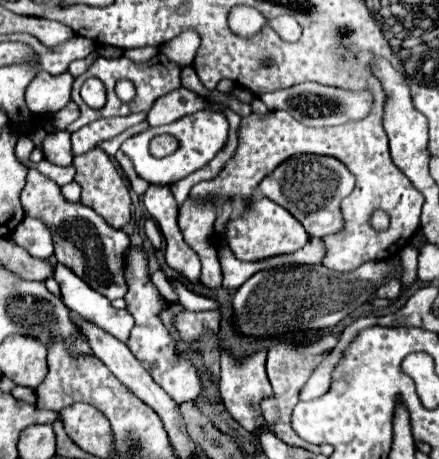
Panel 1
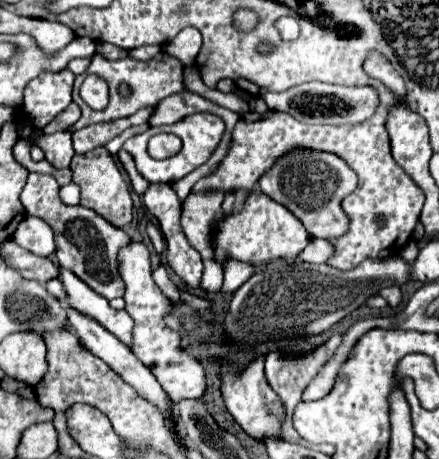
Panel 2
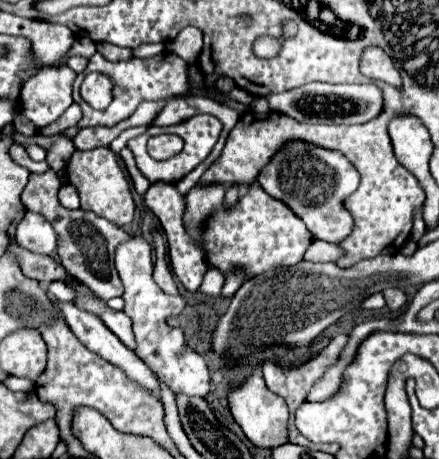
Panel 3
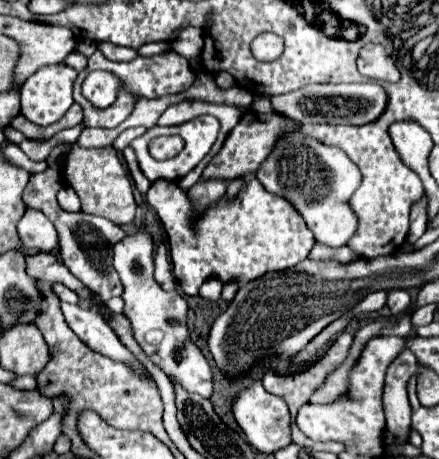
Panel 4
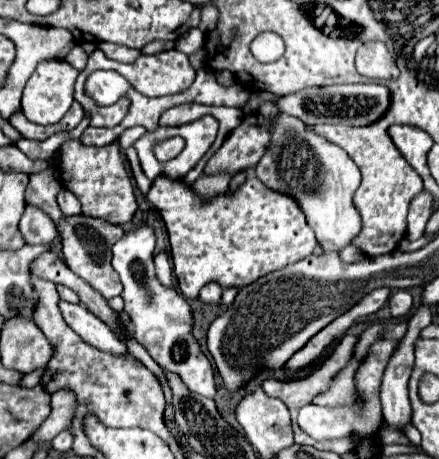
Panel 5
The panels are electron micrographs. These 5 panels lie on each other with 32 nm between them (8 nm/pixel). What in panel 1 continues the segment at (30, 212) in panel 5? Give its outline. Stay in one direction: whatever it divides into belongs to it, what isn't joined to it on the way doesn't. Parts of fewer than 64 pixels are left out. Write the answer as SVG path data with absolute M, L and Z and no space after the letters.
M24 218L16 230L12 232L12 240L28 250L30 256L52 260L54 248L52 248L52 234L50 230L36 218Z

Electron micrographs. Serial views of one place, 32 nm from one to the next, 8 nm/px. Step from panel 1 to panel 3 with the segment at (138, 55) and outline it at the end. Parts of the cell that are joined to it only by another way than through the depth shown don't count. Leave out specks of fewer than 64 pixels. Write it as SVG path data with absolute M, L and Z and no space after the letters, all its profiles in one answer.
M146 44L146 46L136 48L132 54L134 54L136 58L152 58L152 56L160 54L162 50L164 50L164 44Z

